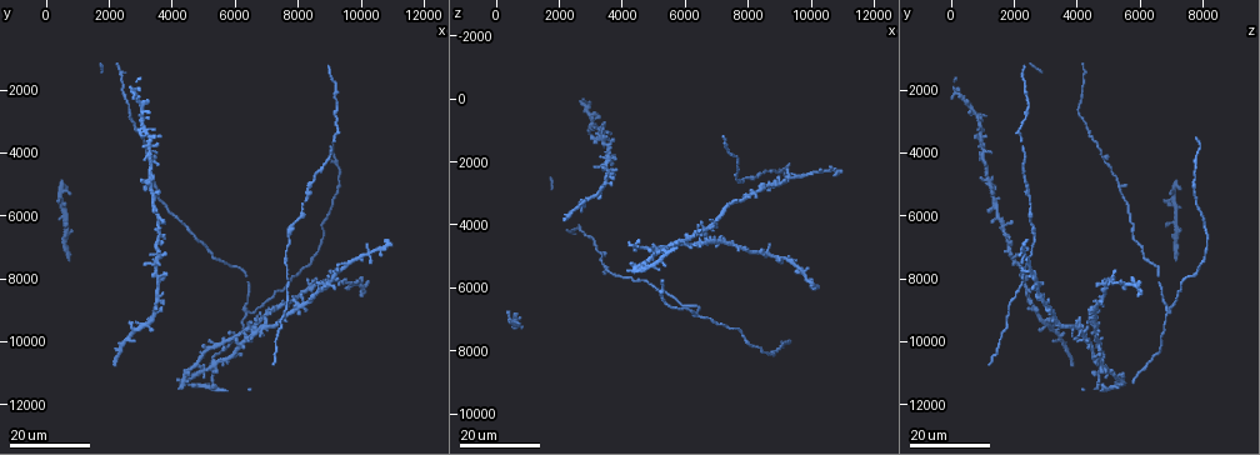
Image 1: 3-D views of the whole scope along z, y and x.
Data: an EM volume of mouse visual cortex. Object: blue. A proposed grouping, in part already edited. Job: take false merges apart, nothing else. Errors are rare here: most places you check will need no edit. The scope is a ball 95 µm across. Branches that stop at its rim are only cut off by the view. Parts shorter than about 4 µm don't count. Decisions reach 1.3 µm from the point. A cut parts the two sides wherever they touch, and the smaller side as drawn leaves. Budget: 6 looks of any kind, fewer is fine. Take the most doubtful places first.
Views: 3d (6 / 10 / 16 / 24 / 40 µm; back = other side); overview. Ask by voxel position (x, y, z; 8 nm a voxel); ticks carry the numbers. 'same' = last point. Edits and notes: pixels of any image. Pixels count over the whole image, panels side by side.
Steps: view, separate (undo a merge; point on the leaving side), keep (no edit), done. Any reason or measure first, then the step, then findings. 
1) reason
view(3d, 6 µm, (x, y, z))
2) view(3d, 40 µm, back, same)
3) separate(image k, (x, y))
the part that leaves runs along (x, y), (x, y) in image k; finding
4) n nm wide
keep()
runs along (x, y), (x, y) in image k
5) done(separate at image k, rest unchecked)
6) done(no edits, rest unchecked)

view(3d, 16 µm, (3400, 5100, 5300))

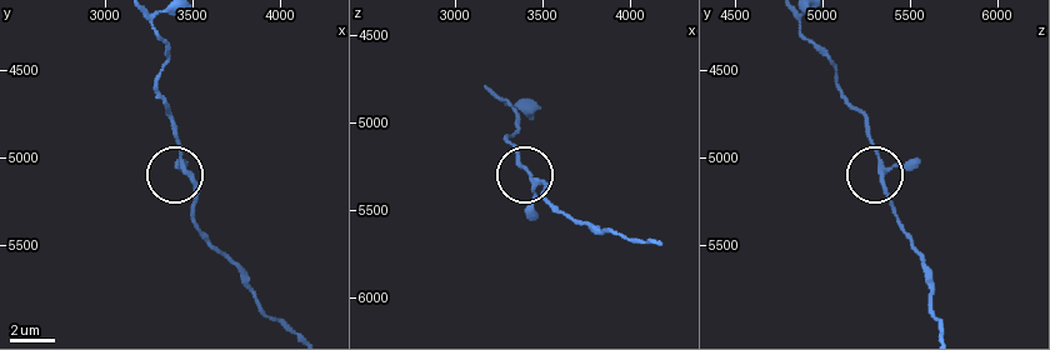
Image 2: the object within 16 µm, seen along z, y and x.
view(3d, 10 µm, (3480, 5060, 5360))

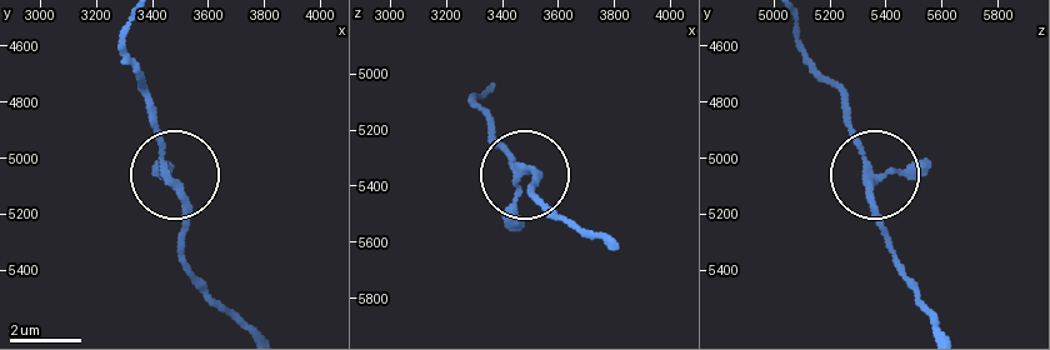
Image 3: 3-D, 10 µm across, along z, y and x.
keep()
runs along (933, 320), (885, 231), (843, 90) in image 3; one cell here

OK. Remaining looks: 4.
view(3d, 24 µm, (2300, 1400, 4200))

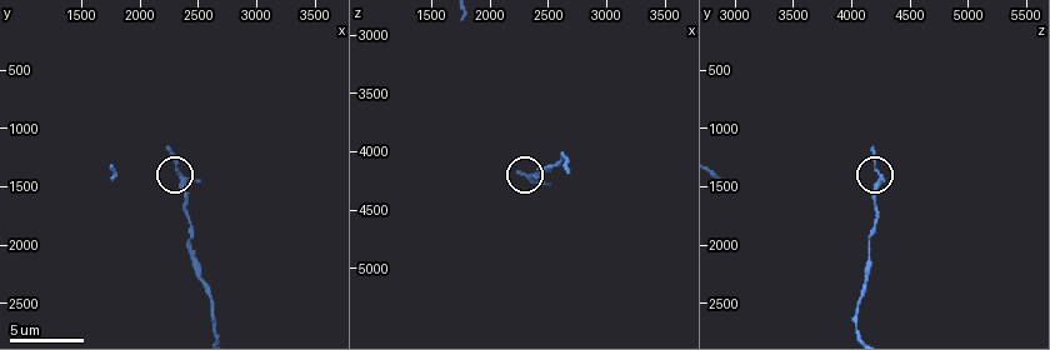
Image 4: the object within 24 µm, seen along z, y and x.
view(3d, 10 µm, (2320, 1400, 4220))

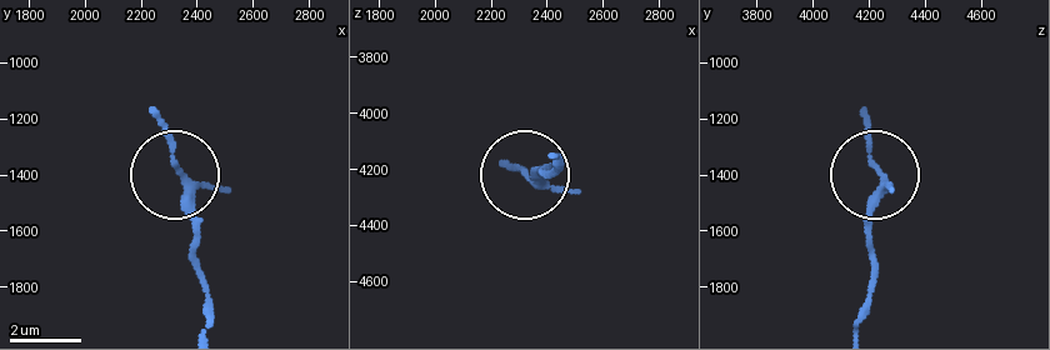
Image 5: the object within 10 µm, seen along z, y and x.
3 arms
keep()
all the same cell

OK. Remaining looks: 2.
thick turns thin
view(3d, 24 µm, (7800, 6300, 2700))

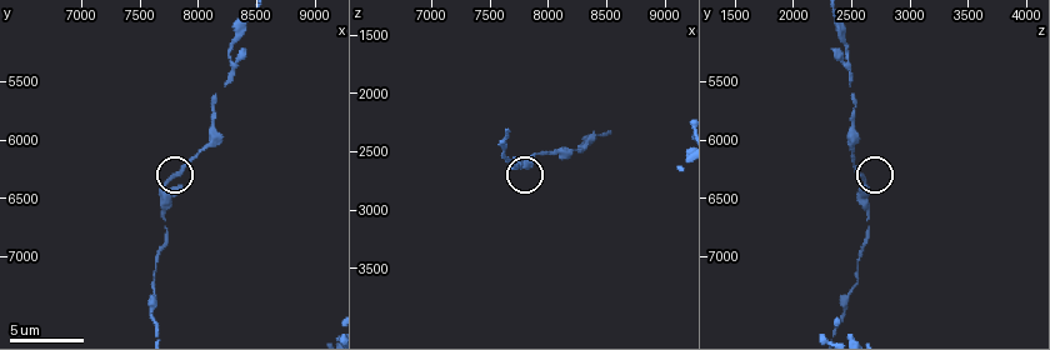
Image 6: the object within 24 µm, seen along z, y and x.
zoom in
view(3d, 10 µm, (7760, 6320, 2580))

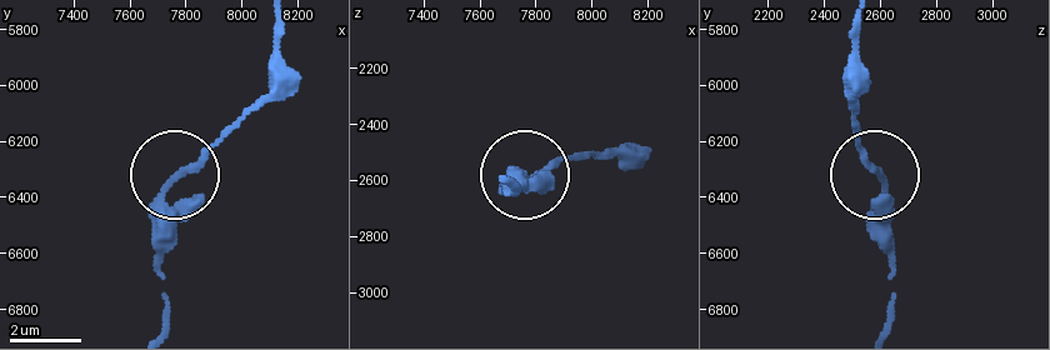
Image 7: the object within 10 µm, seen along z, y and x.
keep()
all the same cell

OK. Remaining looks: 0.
done(no edits, rest unchecked)

